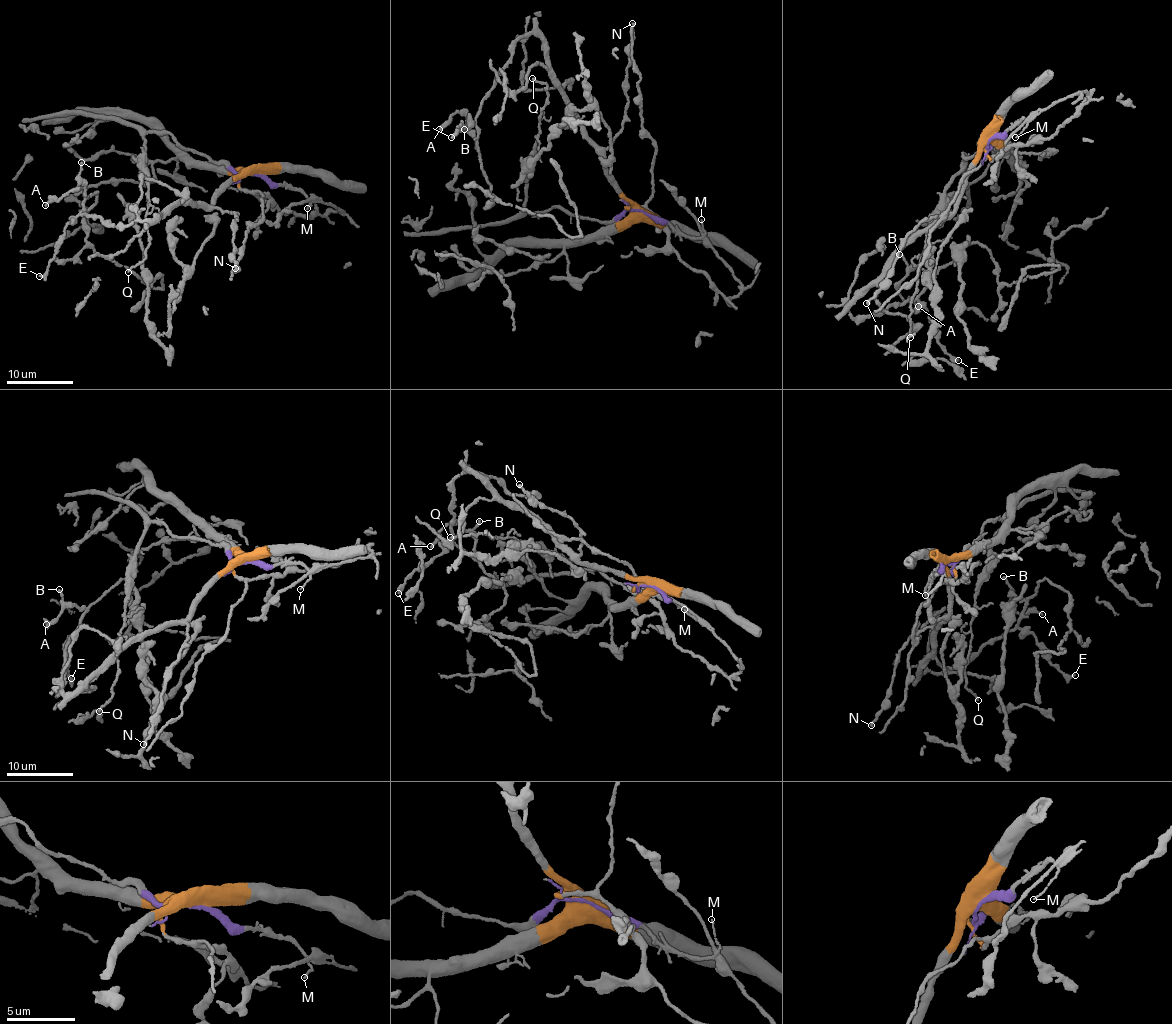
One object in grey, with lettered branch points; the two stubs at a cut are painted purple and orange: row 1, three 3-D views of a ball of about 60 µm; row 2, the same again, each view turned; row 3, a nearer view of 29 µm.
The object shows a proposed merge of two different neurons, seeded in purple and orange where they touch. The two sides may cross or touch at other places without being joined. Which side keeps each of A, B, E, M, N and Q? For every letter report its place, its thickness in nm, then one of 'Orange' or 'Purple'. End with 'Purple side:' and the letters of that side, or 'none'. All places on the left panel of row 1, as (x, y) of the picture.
A: Place: (45, 205). Thickness 190 nm. Orange
B: Place: (81, 162). Thickness 200 nm. Orange
E: Place: (39, 276). Thickness 240 nm. Orange
M: Place: (307, 208). Thickness 100 nm. Purple
N: Place: (235, 268). Thickness 200 nm. Orange
Q: Place: (128, 272). Thickness 170 nm. Purple
Purple side: M, Q

